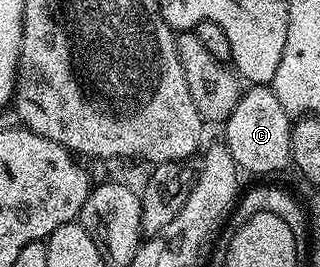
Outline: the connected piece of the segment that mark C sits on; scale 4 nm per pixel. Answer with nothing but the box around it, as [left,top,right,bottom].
[224,85,292,177]

